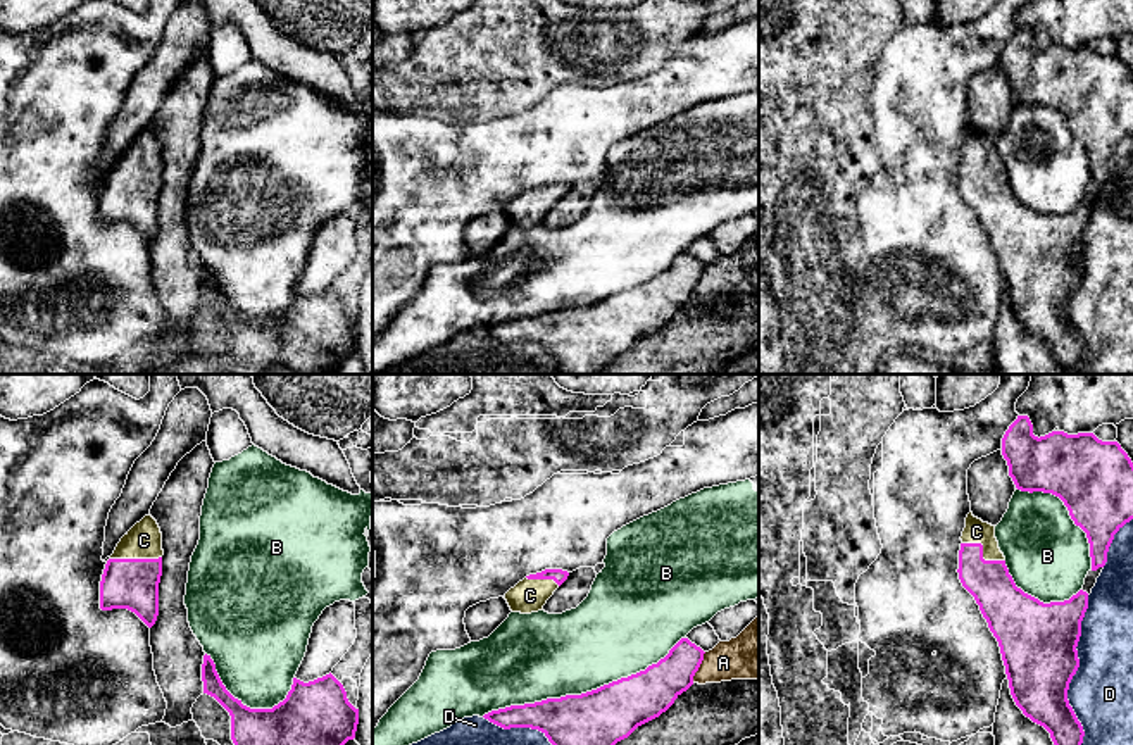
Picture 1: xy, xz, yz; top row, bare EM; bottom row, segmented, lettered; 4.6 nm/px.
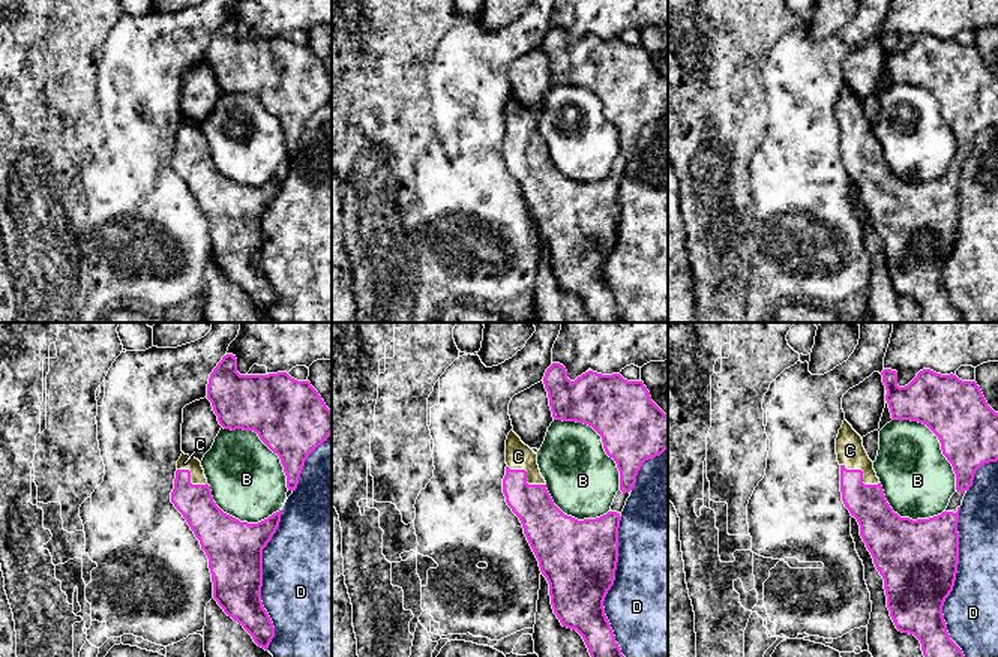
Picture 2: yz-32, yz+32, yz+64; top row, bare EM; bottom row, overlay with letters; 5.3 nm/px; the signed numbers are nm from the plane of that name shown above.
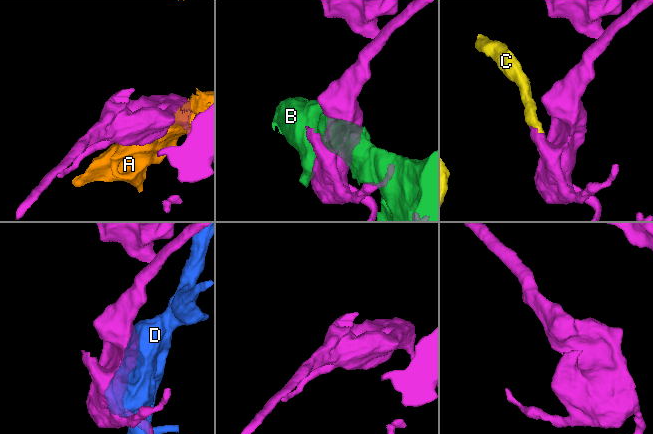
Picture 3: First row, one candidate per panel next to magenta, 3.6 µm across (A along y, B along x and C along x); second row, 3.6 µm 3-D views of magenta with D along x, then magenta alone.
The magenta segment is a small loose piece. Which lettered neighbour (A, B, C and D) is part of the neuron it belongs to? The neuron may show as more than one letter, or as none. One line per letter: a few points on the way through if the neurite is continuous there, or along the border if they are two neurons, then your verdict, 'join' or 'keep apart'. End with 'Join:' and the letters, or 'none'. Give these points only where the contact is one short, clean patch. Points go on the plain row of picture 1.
A: keep apart
B: keep apart
C: runs through yz (1001, 216), (982, 185), (982, 166), (976, 145); join
D: keep apart
Join: C

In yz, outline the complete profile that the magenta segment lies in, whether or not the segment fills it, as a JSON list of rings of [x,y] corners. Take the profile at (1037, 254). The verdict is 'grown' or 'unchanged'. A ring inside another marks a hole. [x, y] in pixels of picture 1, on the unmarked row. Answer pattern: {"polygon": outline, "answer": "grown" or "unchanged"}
{"polygon": [[[966,131],[961,150],[959,193],[974,210],[990,245],[998,255],[1011,309],[1016,319],[1033,336],[1043,340],[1066,374],[1085,374],[1080,367],[1083,340],[1067,314],[1067,304],[1080,281],[1078,255],[1081,235],[1088,222],[1088,207],[1080,203],[1069,214],[1043,217],[1016,200],[1005,171],[995,152],[995,140],[974,131]]], "answer": "grown"}

